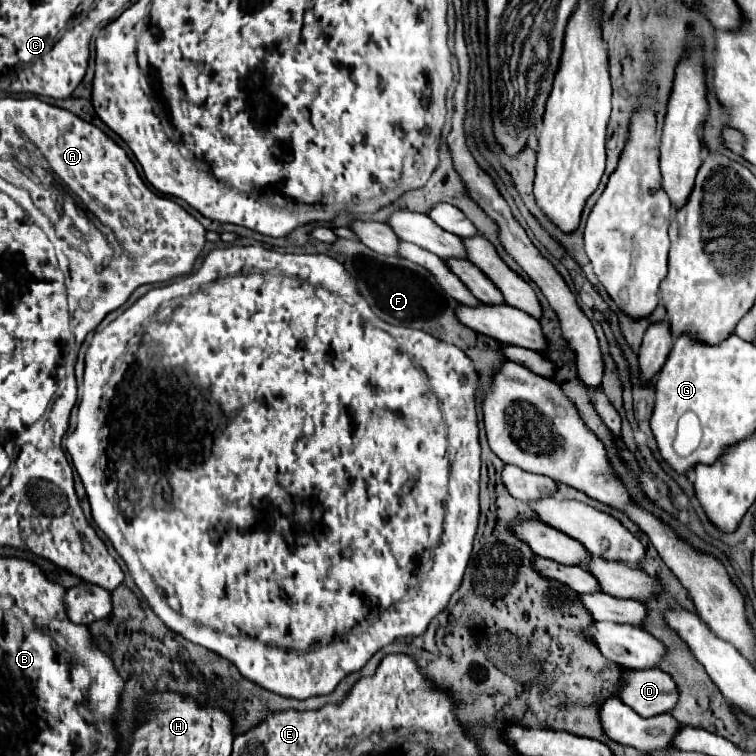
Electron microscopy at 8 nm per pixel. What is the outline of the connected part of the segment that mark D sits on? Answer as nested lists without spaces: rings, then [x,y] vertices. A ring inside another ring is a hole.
[[[625,669],[619,685],[619,697],[641,717],[655,717],[671,711],[677,703],[677,689],[671,677],[653,669]]]

